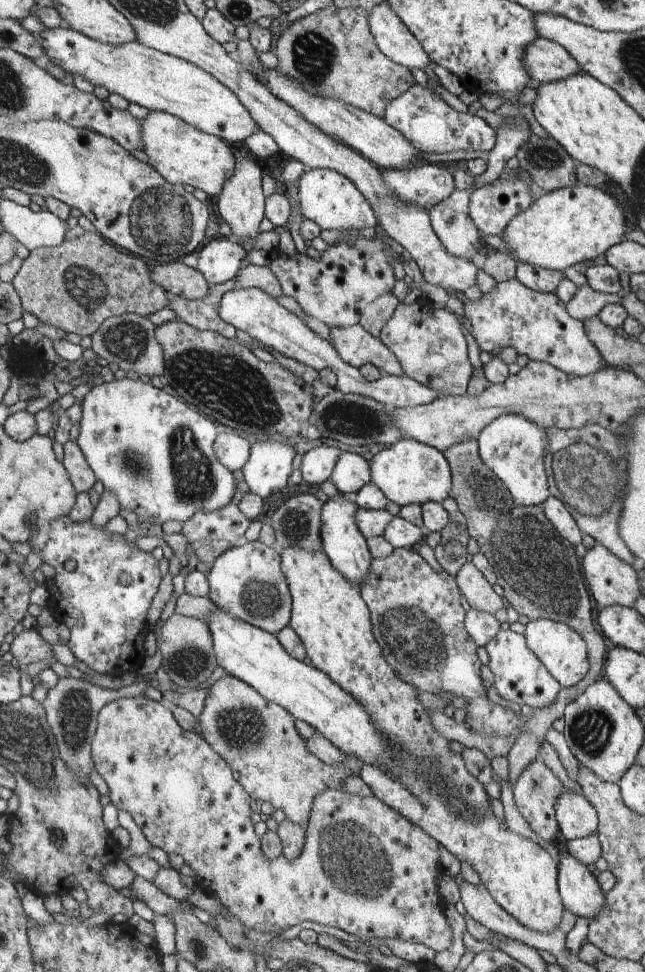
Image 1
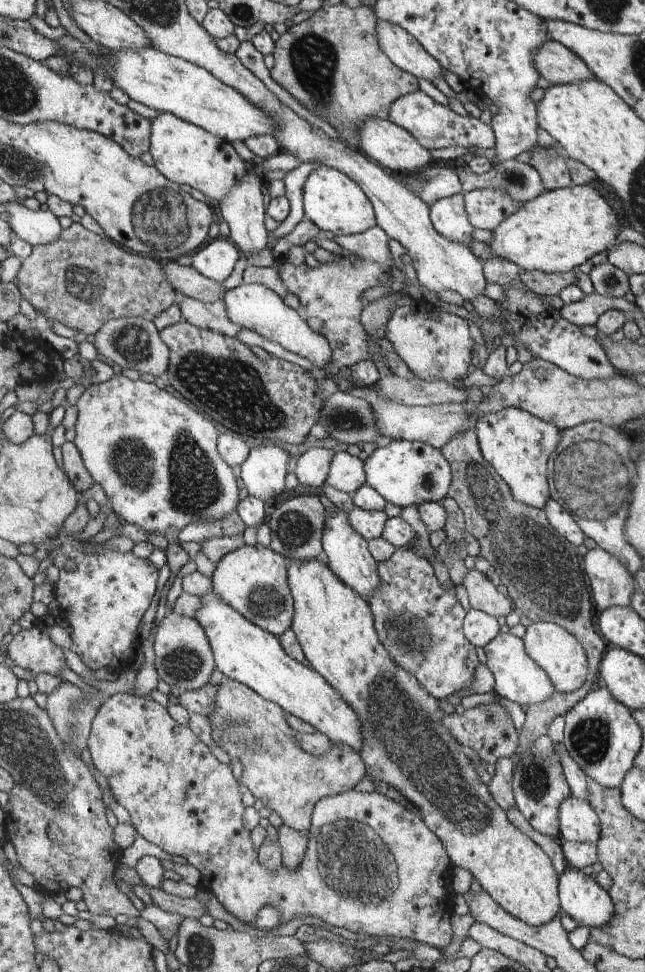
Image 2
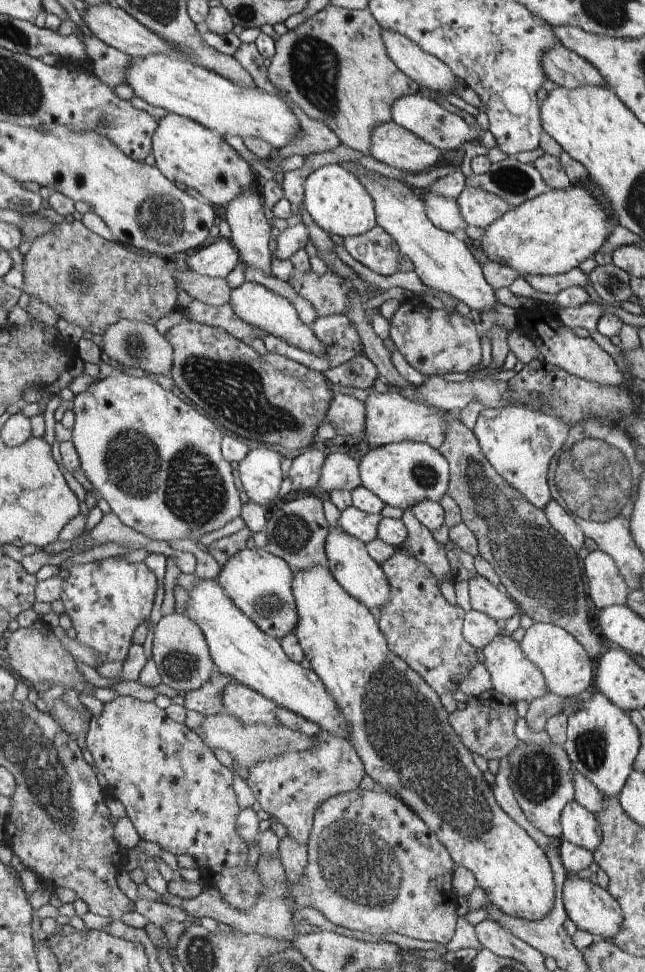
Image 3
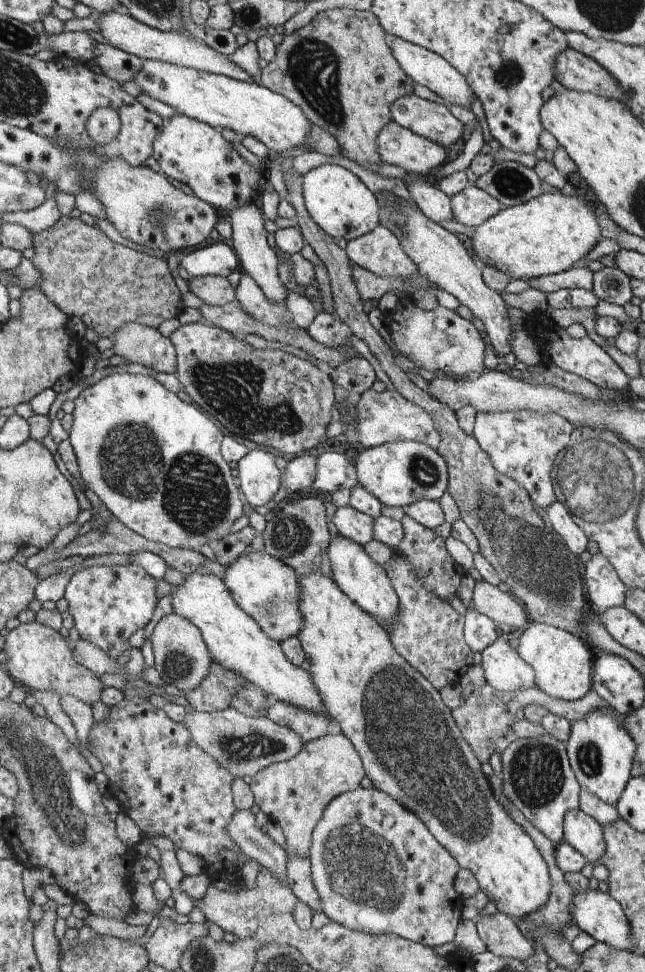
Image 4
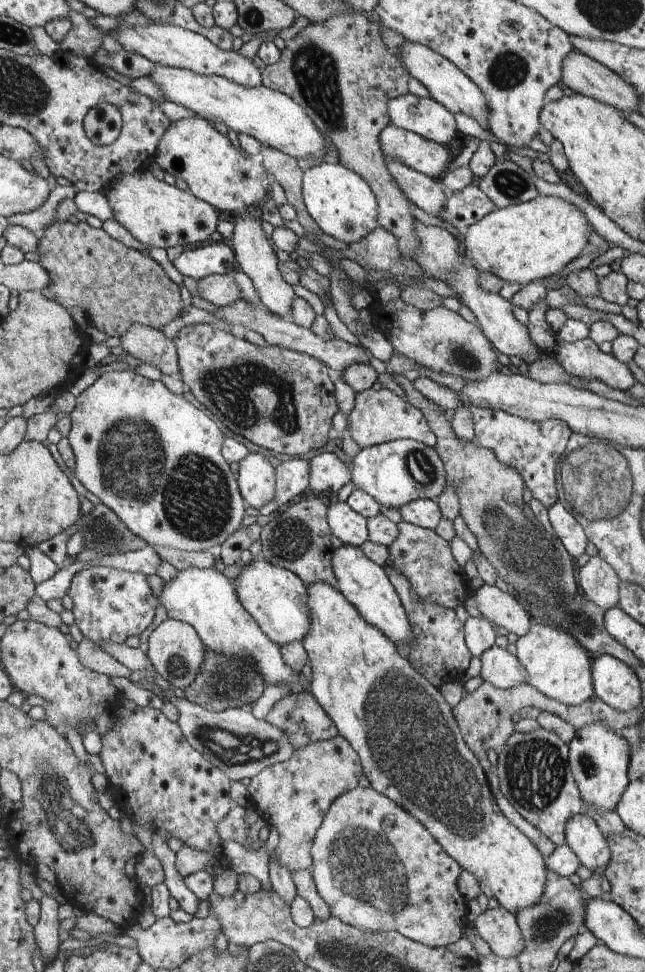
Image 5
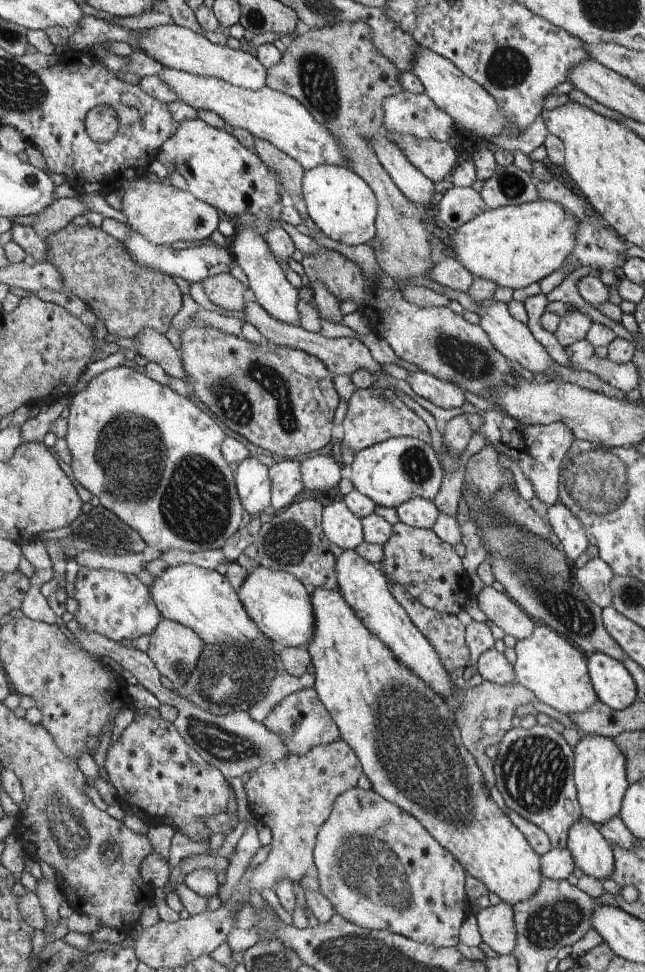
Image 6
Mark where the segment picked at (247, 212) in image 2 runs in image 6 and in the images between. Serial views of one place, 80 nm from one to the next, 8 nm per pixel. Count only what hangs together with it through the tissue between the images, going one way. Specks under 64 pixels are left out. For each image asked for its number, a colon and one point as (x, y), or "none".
3: (250, 233)
4: (249, 237)
5: (257, 259)
6: (268, 286)

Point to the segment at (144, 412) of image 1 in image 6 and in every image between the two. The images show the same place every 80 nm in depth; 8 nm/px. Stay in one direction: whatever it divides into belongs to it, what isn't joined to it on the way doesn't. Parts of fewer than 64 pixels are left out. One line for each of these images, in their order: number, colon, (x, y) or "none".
2: (156, 459)
3: (157, 463)
4: (154, 461)
5: (154, 459)
6: (151, 456)

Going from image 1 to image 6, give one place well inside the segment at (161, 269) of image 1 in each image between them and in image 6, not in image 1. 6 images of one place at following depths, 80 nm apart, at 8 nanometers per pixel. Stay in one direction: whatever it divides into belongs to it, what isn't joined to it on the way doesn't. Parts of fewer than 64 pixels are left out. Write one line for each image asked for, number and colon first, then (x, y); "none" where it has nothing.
2: (186, 279)
3: (213, 291)
4: (214, 290)
5: (215, 290)
6: (225, 290)

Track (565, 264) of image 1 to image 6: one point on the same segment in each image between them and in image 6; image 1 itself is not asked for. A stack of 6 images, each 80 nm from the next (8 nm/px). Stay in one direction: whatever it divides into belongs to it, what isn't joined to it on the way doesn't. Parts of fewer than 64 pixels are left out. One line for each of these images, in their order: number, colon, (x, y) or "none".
2: (555, 232)
3: (555, 232)
4: (545, 235)
5: (531, 241)
6: (515, 245)

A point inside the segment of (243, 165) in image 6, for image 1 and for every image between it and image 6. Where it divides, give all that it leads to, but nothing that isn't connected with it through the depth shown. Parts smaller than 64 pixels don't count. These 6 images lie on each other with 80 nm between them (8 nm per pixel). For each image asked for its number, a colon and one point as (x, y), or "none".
1: (183, 154)
2: (185, 153)
3: (189, 153)
4: (190, 151)
5: (193, 151)

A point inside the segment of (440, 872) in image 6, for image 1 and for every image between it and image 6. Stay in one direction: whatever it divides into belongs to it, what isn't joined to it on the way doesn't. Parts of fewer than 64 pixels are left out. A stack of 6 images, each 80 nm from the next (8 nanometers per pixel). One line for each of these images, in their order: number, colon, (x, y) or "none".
1: (365, 868)
2: (372, 866)
3: (374, 865)
4: (378, 869)
5: (378, 868)

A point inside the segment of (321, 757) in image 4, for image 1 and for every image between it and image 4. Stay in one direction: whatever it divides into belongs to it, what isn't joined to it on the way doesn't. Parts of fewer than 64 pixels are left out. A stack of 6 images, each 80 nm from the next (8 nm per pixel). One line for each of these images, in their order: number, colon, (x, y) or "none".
1: (259, 739)
2: (251, 729)
3: (291, 786)

